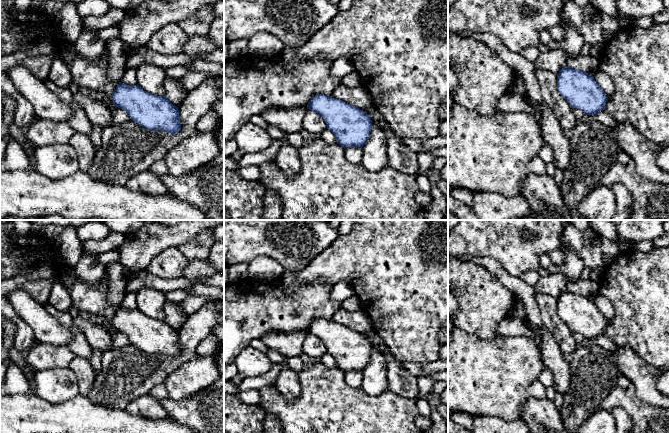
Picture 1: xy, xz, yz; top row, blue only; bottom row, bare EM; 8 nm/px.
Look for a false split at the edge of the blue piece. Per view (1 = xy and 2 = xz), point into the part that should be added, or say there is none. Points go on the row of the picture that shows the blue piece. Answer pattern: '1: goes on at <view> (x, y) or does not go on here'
1: does not go on here
2: does not go on here

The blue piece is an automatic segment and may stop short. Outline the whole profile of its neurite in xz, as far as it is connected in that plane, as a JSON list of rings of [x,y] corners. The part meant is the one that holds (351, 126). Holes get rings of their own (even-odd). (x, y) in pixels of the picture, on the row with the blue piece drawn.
[[[316,94],[307,109],[320,115],[344,149],[363,147],[370,137],[372,120],[358,107],[324,94]]]

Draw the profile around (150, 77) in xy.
[[[143,63],[136,68],[137,84],[146,92],[164,96],[165,69],[160,66]]]

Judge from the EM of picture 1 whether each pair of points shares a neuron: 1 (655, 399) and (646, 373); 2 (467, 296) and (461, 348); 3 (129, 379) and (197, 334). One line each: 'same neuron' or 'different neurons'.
1: same neuron
2: different neurons
3: same neuron

